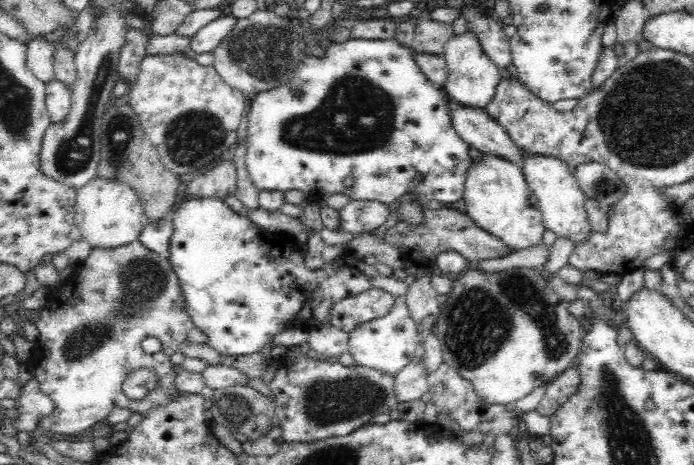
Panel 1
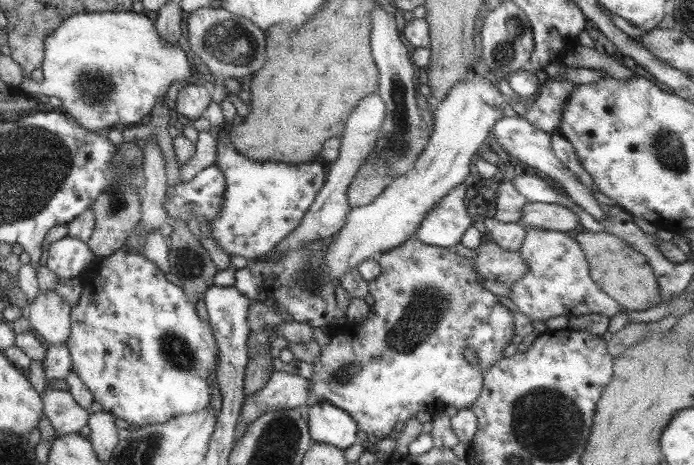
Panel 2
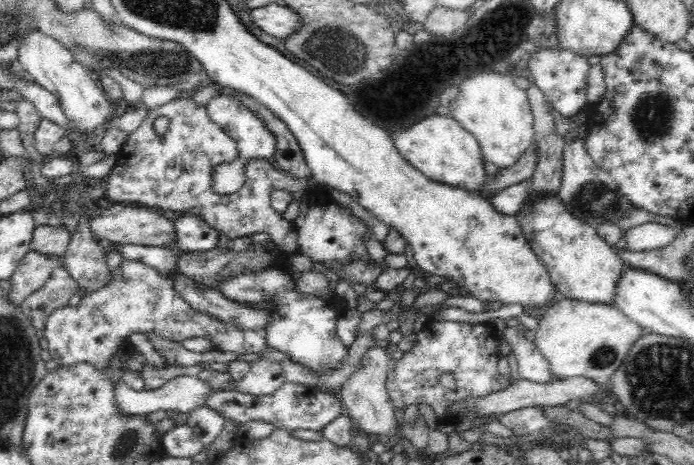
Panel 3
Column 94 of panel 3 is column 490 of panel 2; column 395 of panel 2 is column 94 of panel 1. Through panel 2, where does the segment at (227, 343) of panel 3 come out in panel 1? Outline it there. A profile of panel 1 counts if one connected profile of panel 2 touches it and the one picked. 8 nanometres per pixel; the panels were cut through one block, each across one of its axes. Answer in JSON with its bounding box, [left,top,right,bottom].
[27,239,195,435]

